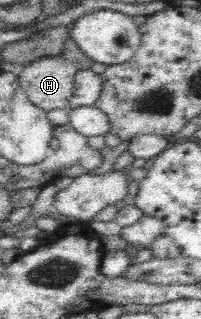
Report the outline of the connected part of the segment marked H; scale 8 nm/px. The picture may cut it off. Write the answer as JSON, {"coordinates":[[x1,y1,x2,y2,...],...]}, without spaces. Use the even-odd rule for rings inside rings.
{"coordinates":[[48,56,22,66,18,72,24,94,44,112,66,108,75,90,78,71,62,56]]}

